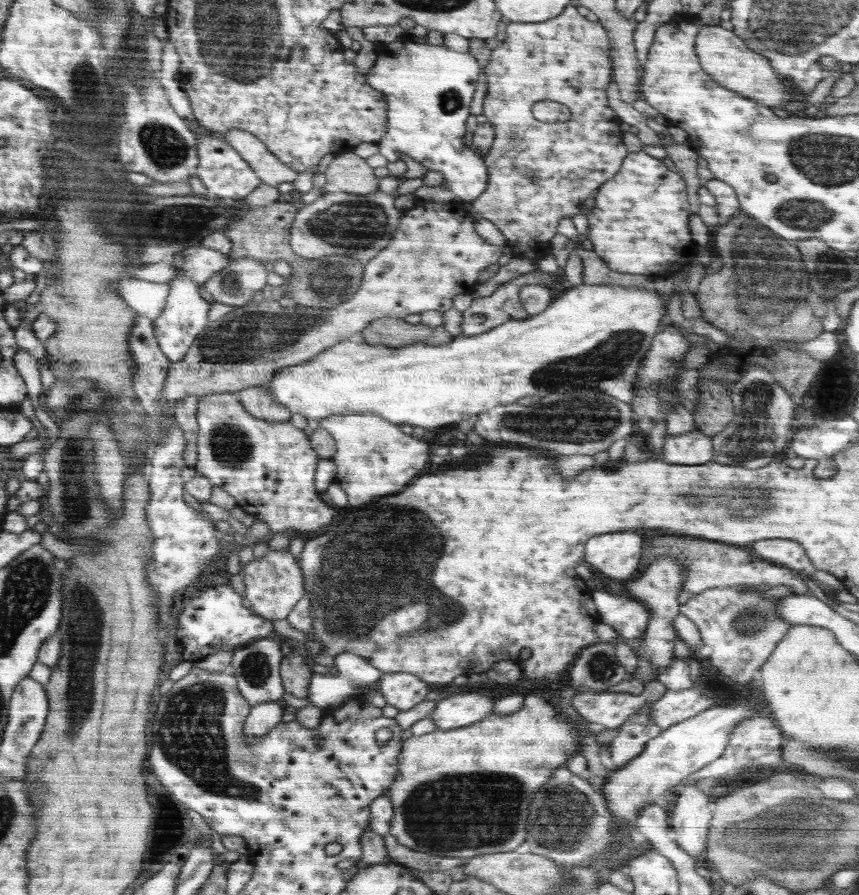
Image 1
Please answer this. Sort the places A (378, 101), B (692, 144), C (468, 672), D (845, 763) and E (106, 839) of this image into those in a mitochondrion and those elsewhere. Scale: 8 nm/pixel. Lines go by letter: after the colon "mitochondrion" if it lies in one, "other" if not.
A: other
B: other
C: other
D: mitochondrion
E: other

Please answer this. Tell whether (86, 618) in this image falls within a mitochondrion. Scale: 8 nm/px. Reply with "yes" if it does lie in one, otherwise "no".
yes

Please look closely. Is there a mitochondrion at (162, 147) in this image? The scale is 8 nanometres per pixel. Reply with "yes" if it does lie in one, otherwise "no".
yes

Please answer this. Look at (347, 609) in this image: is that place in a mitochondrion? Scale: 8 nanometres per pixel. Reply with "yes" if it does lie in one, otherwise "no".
yes

